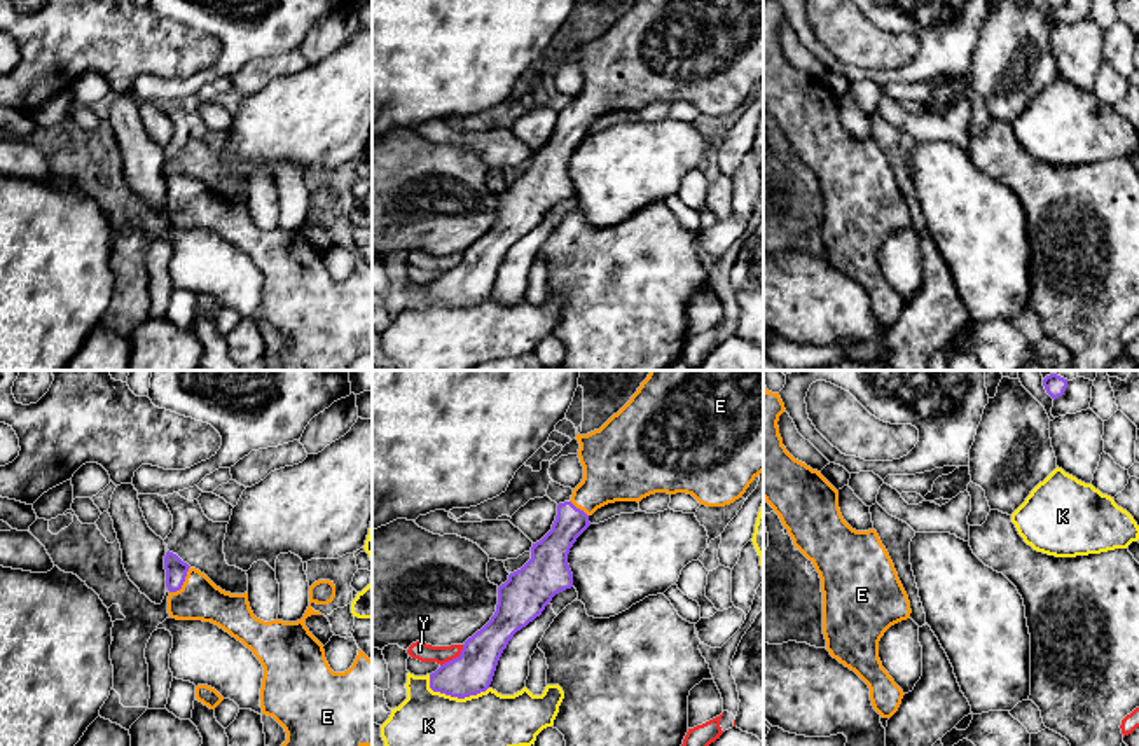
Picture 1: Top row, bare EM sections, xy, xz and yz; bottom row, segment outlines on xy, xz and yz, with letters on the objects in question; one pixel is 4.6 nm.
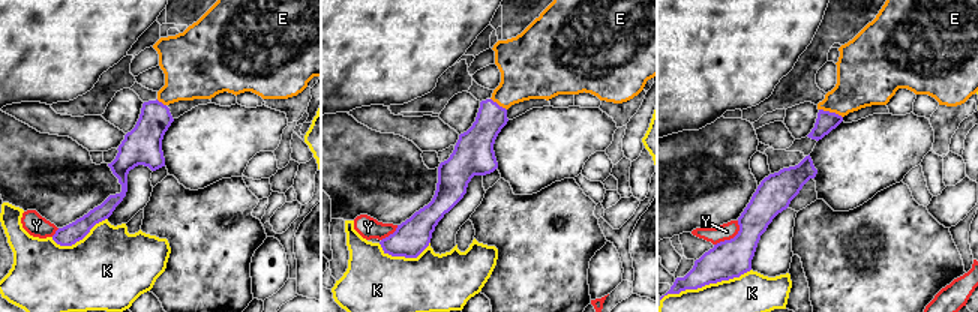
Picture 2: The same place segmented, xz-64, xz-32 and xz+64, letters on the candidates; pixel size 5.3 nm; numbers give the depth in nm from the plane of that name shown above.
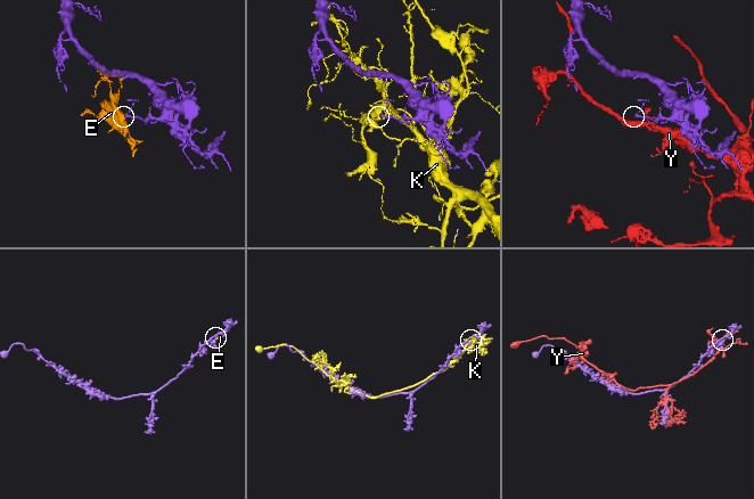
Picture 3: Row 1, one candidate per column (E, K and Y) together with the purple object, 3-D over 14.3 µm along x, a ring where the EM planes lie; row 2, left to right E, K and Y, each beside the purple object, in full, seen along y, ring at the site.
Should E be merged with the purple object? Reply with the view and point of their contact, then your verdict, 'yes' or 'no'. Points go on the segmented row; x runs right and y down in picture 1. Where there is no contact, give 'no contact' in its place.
xy (184, 580) | yes

